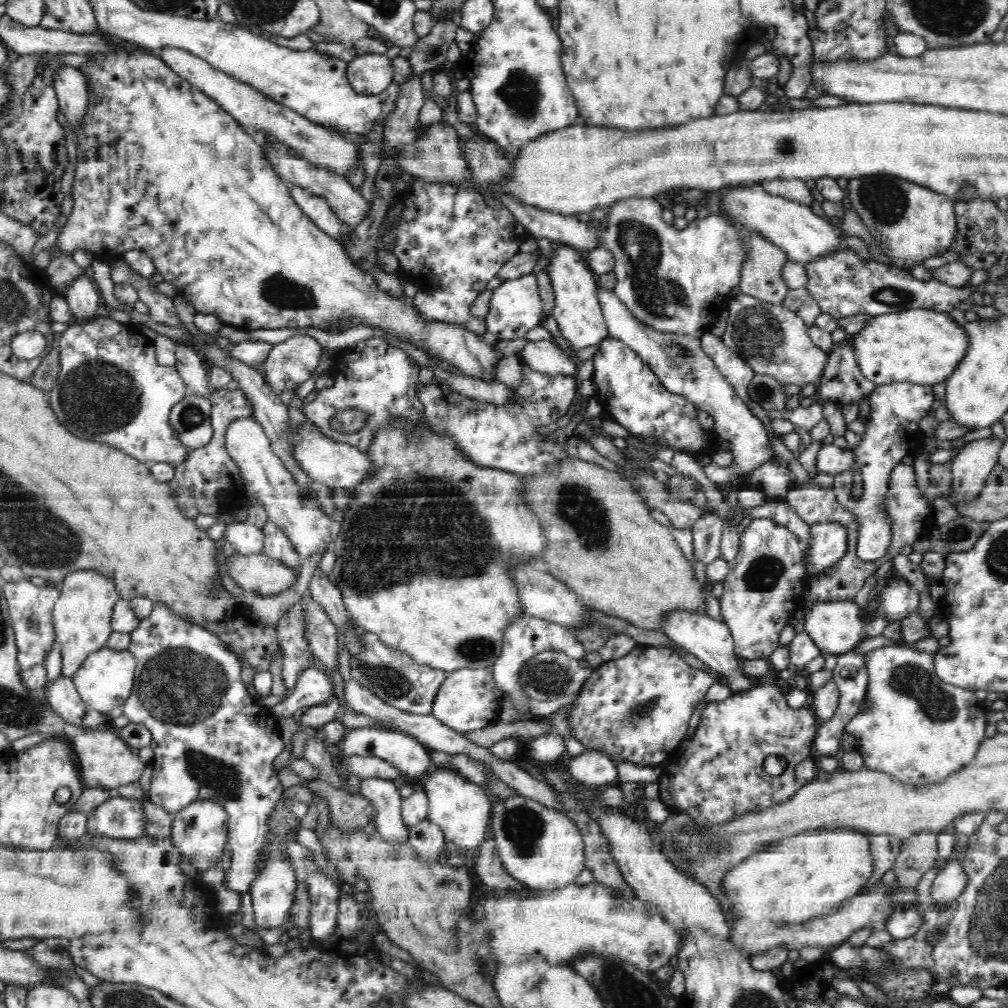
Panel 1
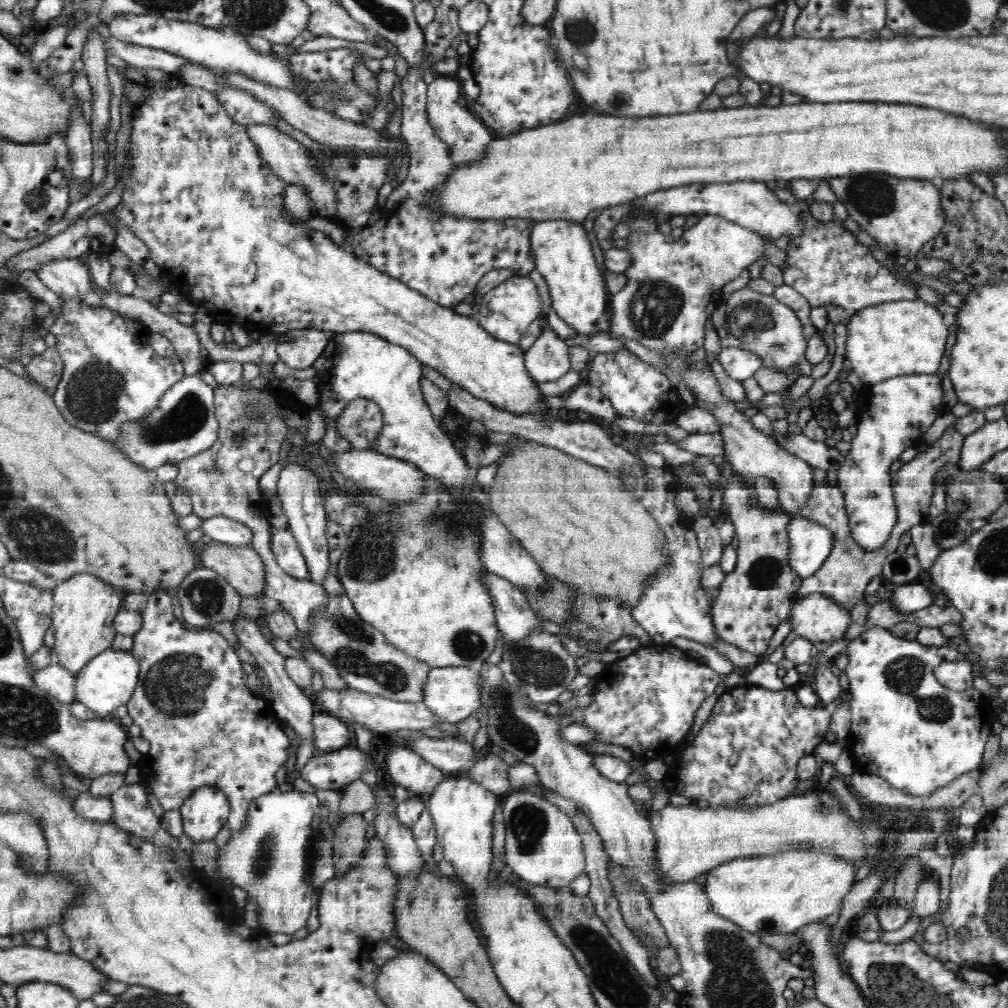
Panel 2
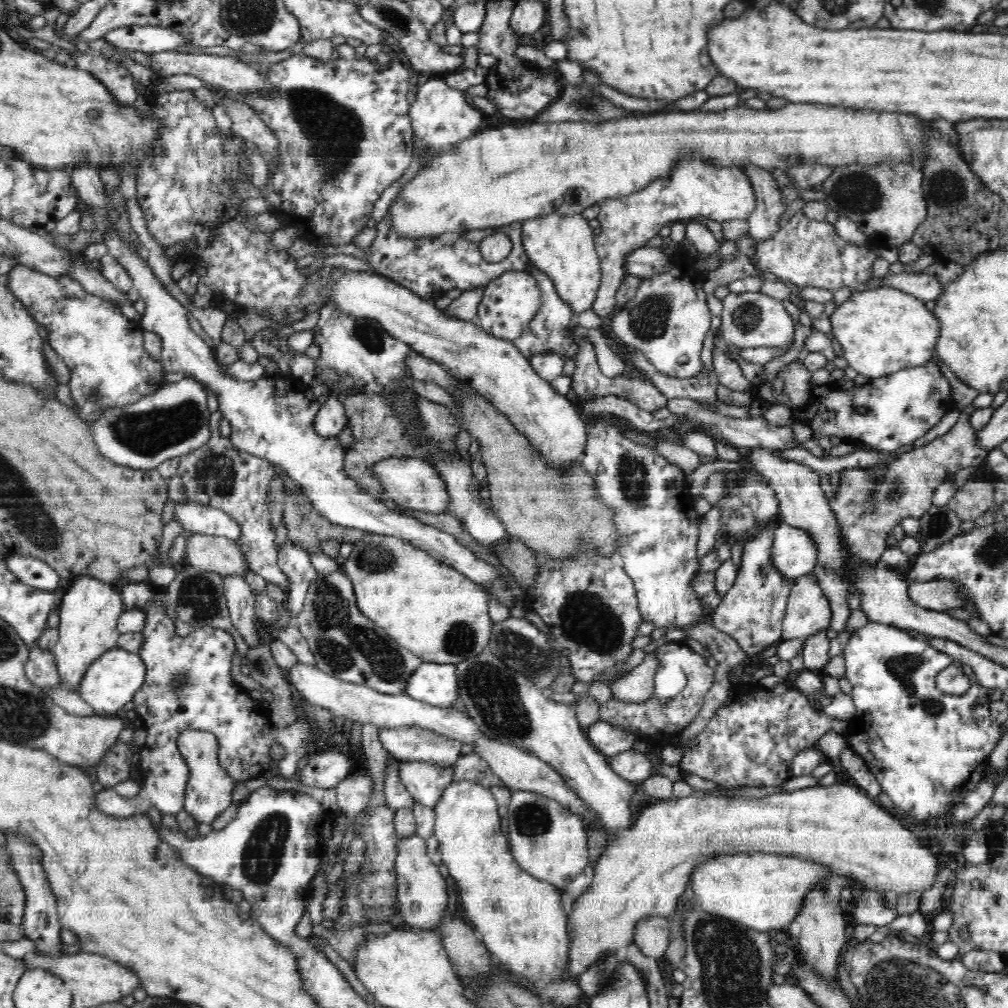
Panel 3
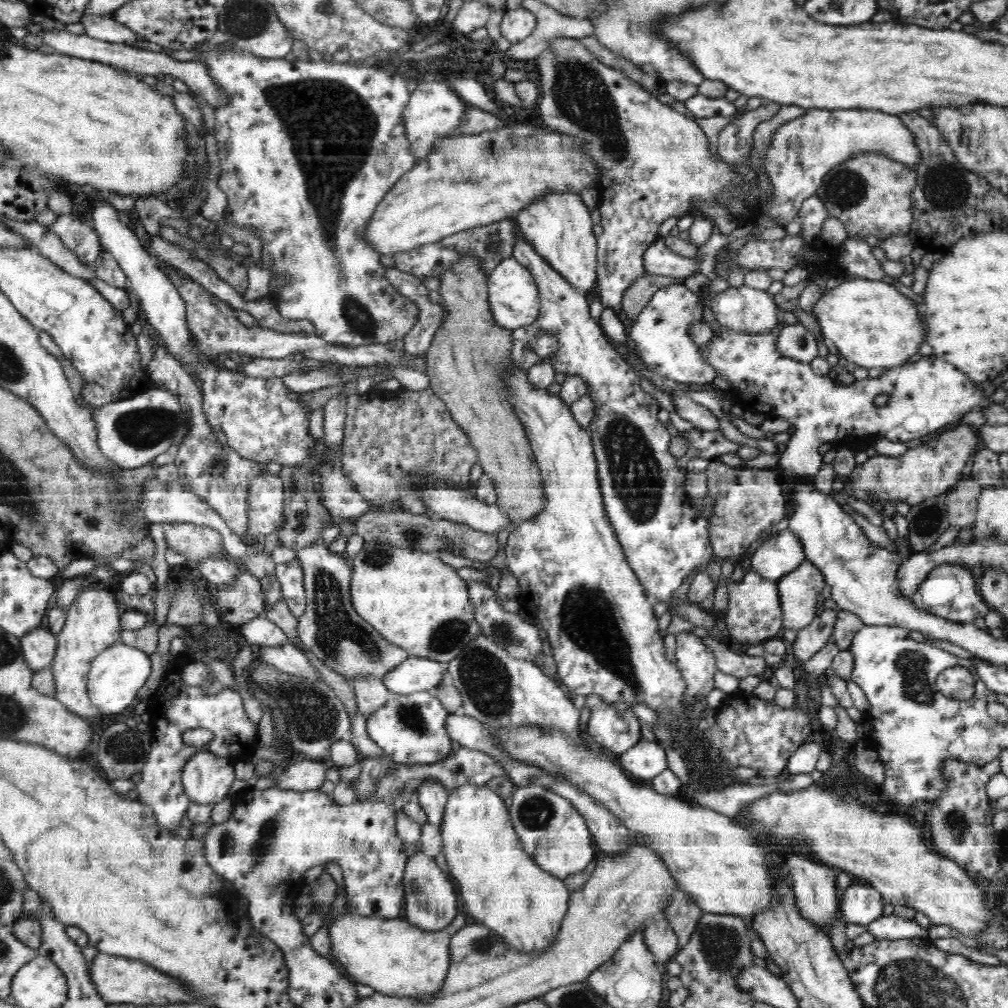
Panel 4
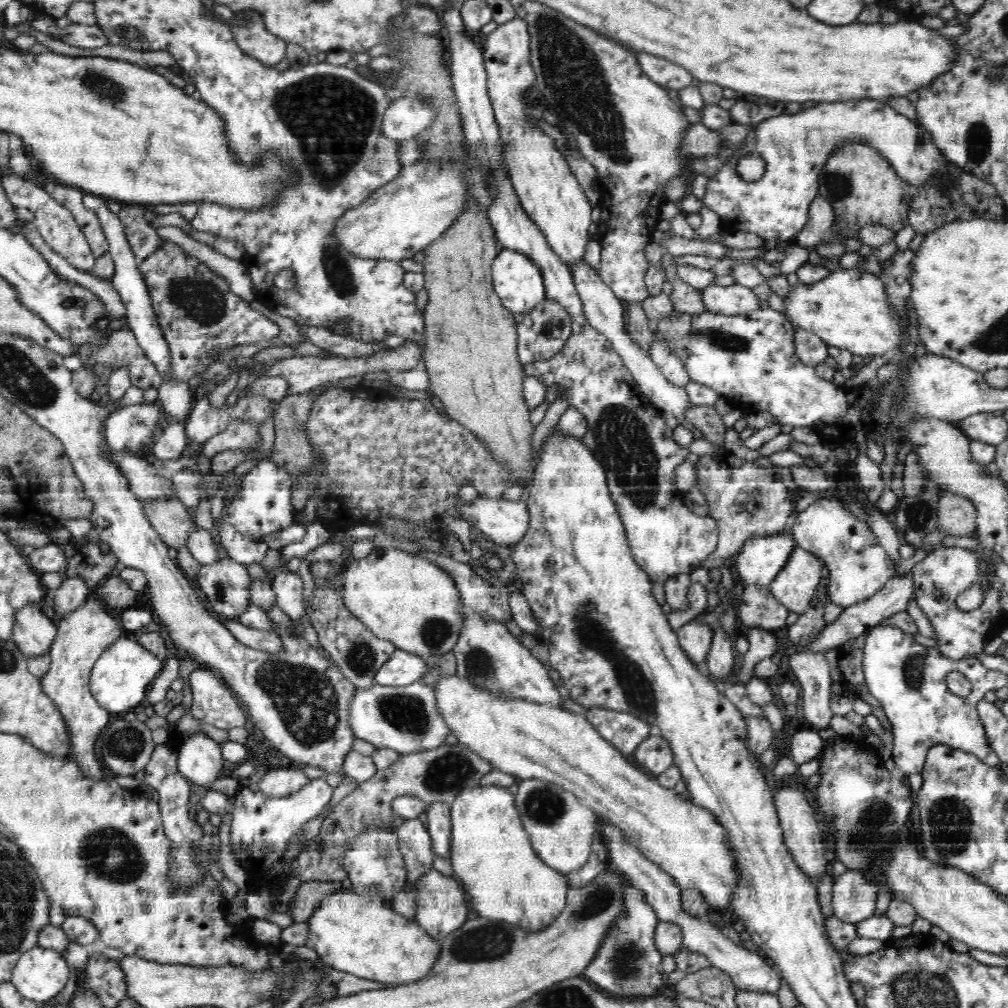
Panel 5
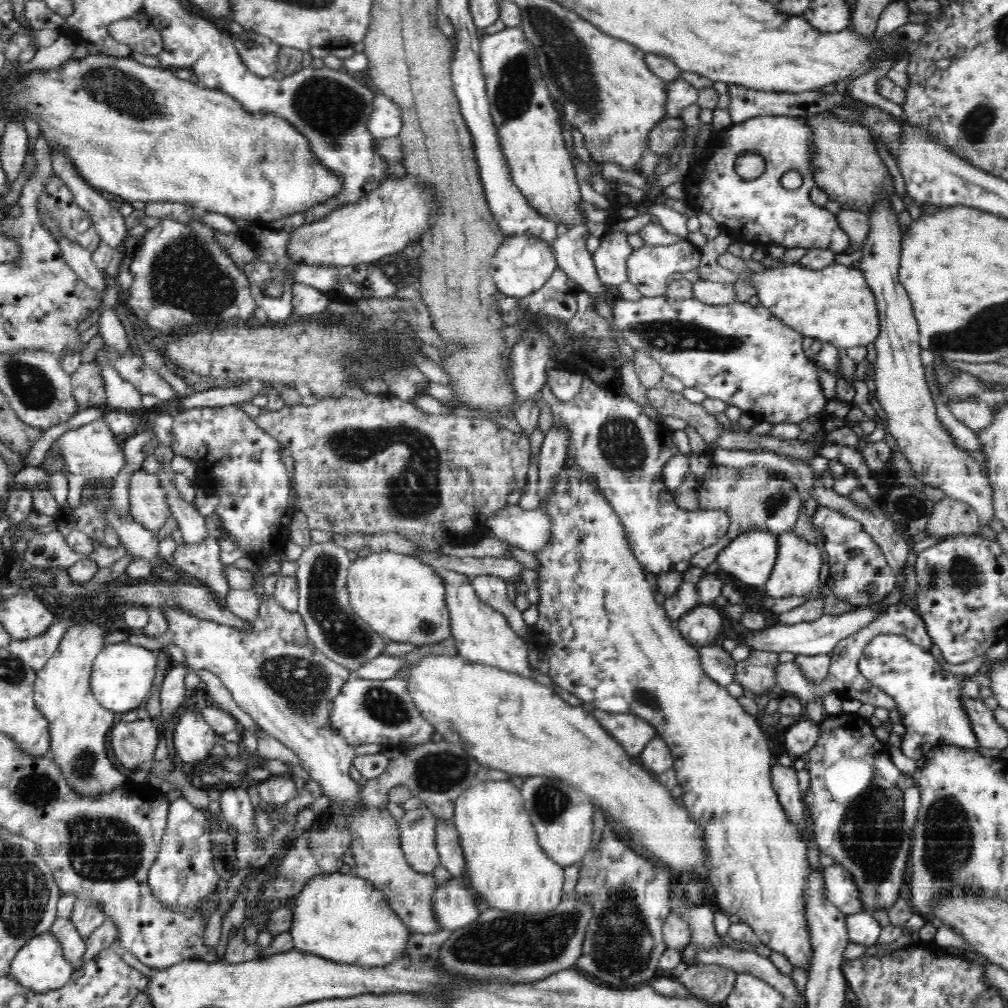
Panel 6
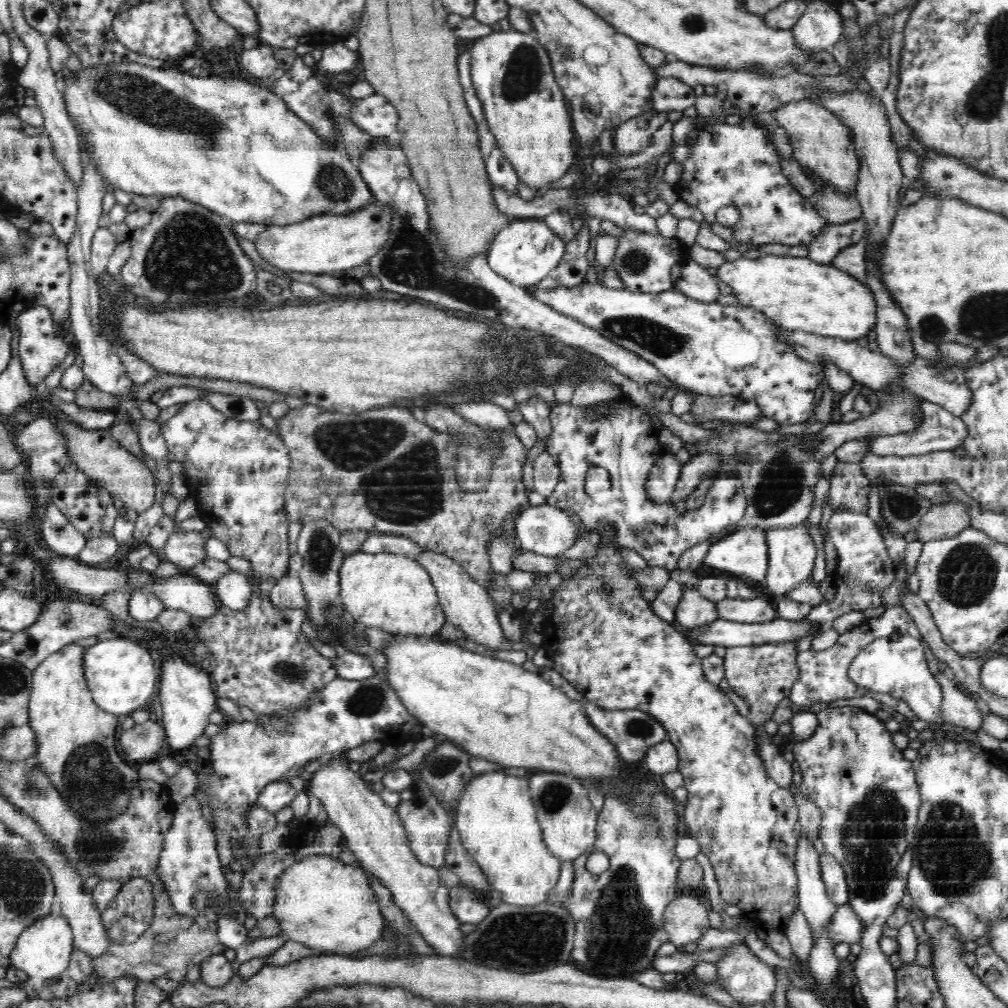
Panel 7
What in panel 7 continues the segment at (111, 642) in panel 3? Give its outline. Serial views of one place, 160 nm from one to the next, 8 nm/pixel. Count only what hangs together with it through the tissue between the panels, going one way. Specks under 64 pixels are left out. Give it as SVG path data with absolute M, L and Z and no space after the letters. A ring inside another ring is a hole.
M70 643L58 652L50 654L33 670L33 682L29 702L30 726L38 739L38 750L31 759L32 766L46 771L51 784L60 792L63 800L81 819L96 825L106 824L114 816L128 810L130 791L140 786L138 771L127 765L127 760L116 750L118 715L103 711L90 694L83 671L83 653L86 647Z

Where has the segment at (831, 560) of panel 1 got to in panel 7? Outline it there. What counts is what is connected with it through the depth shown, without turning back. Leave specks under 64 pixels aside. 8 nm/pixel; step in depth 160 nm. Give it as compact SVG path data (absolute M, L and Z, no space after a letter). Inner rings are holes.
M746 527L718 538L708 548L704 564L728 571L731 576L764 582L768 570L766 531Z

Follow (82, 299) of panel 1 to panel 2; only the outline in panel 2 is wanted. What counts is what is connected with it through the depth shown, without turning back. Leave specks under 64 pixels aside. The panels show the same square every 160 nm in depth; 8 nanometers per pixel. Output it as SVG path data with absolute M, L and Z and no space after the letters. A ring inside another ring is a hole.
M78 257L66 258L66 260L48 260L46 264L42 264L42 268L38 268L36 274L42 284L50 288L62 300L70 300L74 296L87 296L86 292L93 289L89 268Z

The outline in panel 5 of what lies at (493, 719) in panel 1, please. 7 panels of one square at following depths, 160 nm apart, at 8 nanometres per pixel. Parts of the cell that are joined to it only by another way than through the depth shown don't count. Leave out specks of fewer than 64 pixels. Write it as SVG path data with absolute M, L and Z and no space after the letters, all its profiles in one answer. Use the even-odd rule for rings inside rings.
M398 650L376 672L375 682L384 686L402 686L420 681L426 674L426 661L411 651Z

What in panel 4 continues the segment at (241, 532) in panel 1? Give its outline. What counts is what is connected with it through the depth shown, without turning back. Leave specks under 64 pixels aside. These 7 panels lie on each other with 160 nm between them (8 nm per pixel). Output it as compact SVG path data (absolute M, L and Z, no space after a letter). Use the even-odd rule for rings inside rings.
M157 478L148 480L144 484L144 492L142 492L142 505L144 505L144 515L150 523L175 522L176 524L182 524L182 522L187 522L196 526L210 527L222 535L224 550L229 554L228 556L236 559L244 556L246 552L247 545L245 541L233 530L230 530L221 514L210 507L208 503L202 502L198 495L184 488L178 479L169 483L159 481Z

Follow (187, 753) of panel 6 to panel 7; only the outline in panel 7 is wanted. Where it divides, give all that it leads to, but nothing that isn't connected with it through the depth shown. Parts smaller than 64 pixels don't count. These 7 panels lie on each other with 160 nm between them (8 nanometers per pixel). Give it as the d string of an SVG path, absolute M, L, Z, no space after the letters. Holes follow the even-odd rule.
M168 658L161 666L160 708L164 710L164 730L171 753L181 753L204 734L210 714L217 710L210 676L204 674L196 663L190 664L184 658Z

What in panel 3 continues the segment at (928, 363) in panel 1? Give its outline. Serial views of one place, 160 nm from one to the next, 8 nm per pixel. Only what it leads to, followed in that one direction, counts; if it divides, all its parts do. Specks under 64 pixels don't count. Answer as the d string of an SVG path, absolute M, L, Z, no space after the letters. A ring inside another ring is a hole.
M880 286L872 290L854 292L852 296L830 317L836 342L840 342L839 352L860 375L869 377L871 381L889 376L906 368L925 366L933 360L935 346L938 343L938 320L933 312L926 308L920 300L907 292L888 286Z

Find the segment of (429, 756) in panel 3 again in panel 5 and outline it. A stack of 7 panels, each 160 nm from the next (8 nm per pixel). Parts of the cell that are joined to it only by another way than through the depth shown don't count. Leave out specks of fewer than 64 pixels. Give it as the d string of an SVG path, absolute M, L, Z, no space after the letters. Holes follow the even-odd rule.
M422 680L402 686L375 683L370 688L355 688L348 708L347 722L354 738L366 740L378 749L390 748L401 755L434 750L444 745L446 736L450 734L446 721L438 714L434 689Z

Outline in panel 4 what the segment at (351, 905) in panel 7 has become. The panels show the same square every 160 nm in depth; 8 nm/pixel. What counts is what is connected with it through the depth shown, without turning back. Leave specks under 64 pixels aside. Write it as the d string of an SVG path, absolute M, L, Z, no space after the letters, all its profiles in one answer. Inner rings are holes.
M458 912L456 920L452 920L450 926L444 930L430 932L410 924L402 916L382 919L378 916L360 916L348 914L334 920L330 926L330 940L332 940L332 956L346 968L350 976L362 984L371 986L375 992L386 996L432 996L442 988L446 978L448 966L450 966L450 938L460 929L468 925L469 918L464 918L462 912Z

